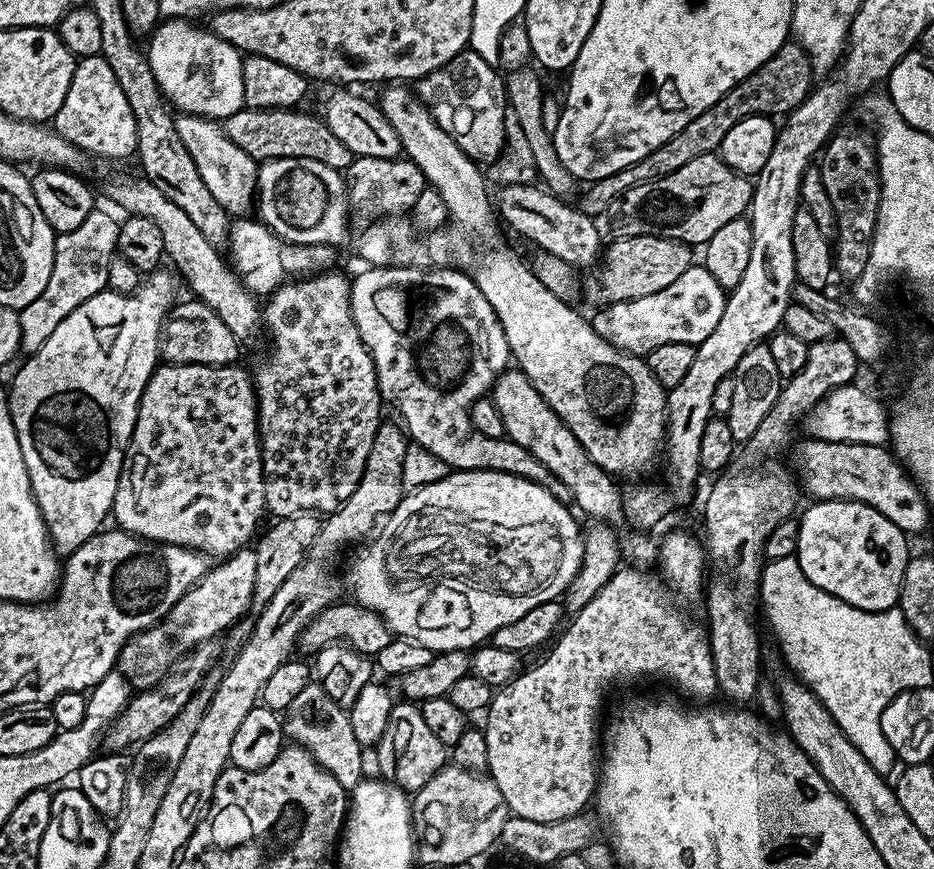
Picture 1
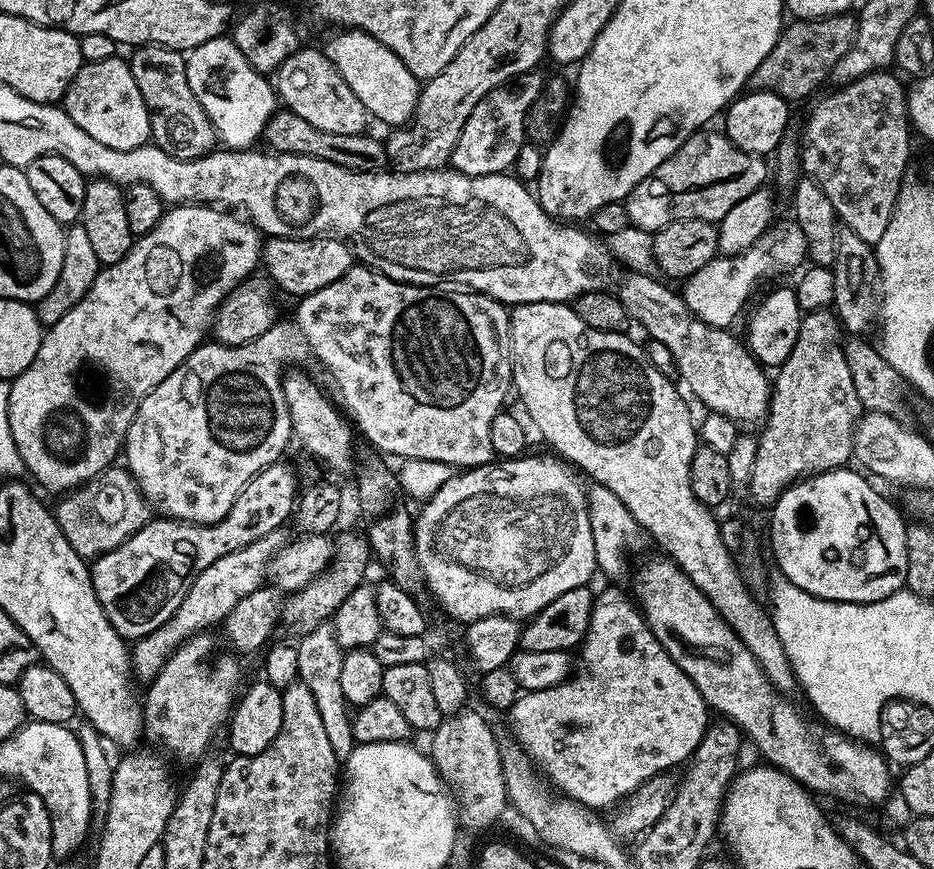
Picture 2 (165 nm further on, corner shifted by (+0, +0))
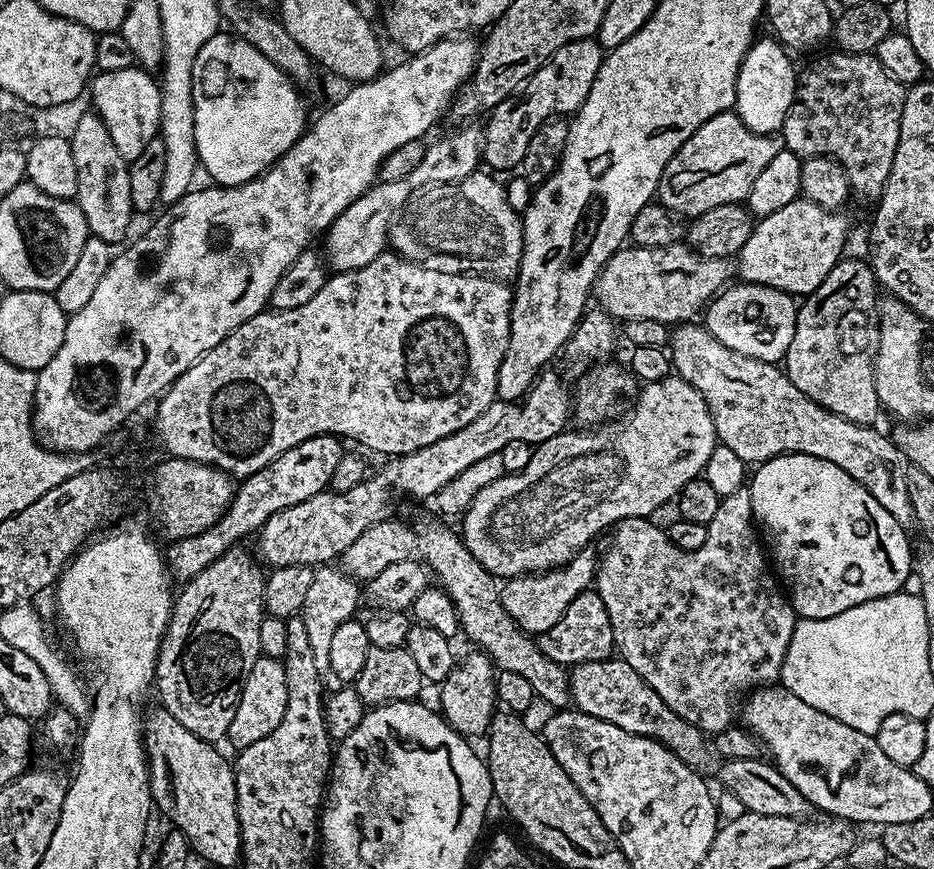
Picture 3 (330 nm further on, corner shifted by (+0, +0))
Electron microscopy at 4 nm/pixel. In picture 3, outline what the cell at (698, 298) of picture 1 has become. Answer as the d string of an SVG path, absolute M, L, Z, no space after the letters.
M806 199L790 202L774 214L759 217L755 221L746 246L738 254L739 279L746 284L761 284L777 288L796 298L818 290L845 255L844 243L848 240L848 220L839 211L831 212Z

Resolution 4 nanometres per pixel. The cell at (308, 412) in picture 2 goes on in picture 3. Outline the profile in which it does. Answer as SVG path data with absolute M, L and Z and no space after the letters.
M424 524L415 535L419 555L438 581L439 587L454 602L463 635L468 635L476 643L473 645L485 652L499 671L527 678L541 701L553 704L551 707L556 710L567 709L570 704L569 669L548 660L546 654L542 654L539 643L529 633L523 632L514 618L510 618L510 614L506 614L500 601L497 577L491 576L472 557L463 539L457 533L455 536L446 525Z

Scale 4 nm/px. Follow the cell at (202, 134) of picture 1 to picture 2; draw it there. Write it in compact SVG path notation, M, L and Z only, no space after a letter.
M142 44L133 52L136 53L130 56L130 63L134 82L138 82L138 90L142 90L156 147L179 160L196 160L200 156L207 156L217 147L218 137L206 110L202 110L202 102L198 102L198 98L194 98L194 90L190 90L185 53L163 48L161 44Z

